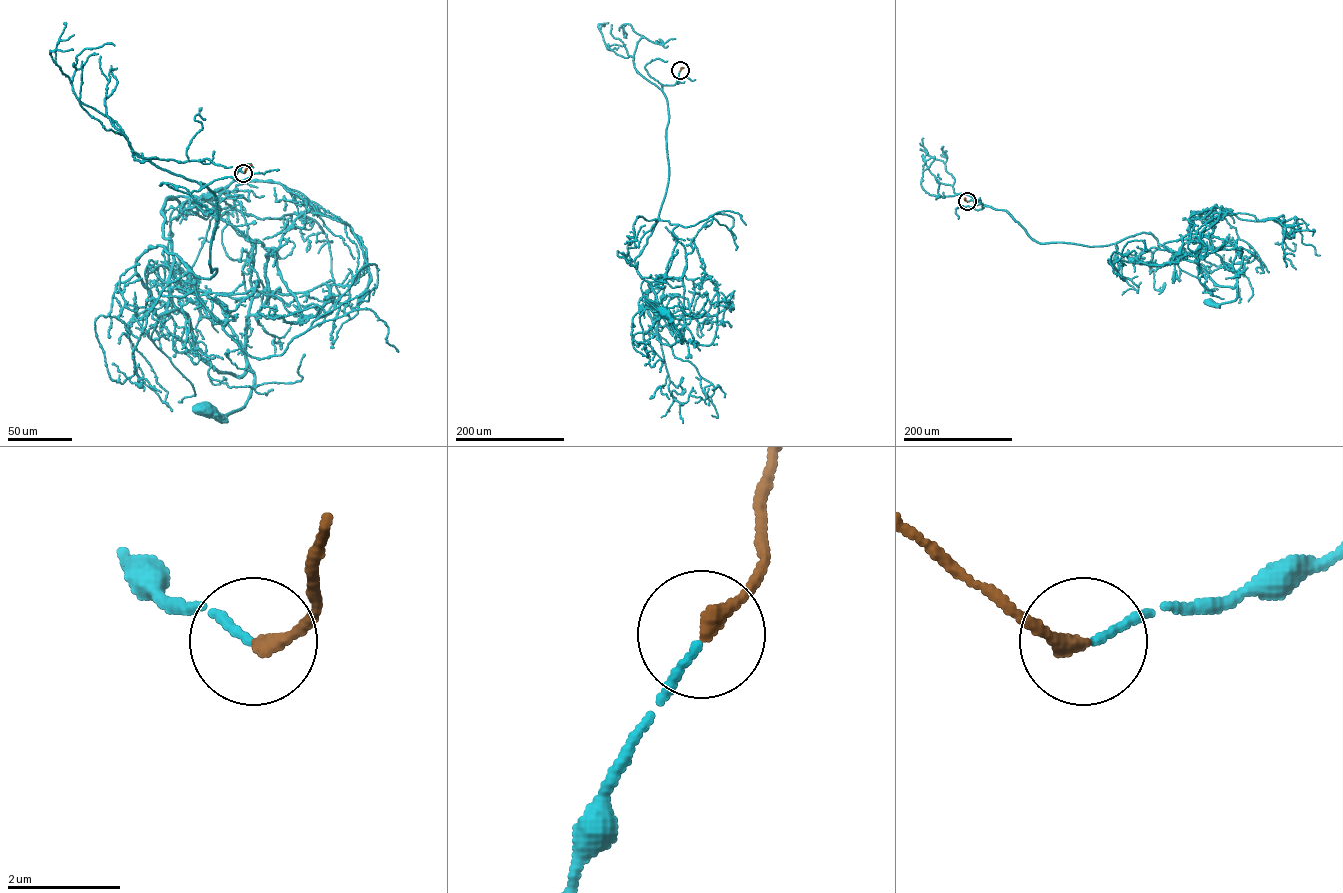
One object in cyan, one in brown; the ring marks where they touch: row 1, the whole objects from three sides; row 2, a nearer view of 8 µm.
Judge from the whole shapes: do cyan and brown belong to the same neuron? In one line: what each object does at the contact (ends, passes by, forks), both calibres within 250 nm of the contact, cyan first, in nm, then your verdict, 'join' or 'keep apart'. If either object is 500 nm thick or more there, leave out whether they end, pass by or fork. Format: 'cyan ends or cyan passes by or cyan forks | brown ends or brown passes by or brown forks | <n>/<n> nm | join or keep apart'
cyan ends | brown ends | 120/280 nm | join

